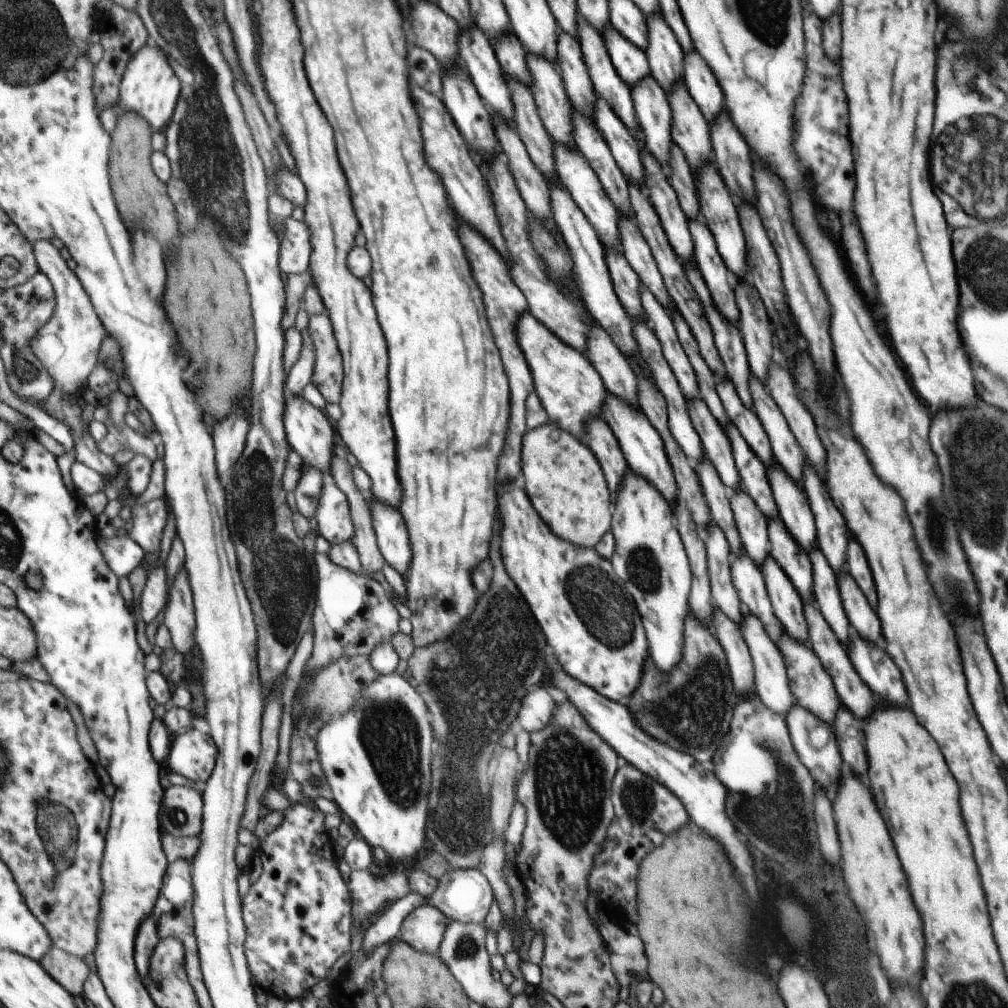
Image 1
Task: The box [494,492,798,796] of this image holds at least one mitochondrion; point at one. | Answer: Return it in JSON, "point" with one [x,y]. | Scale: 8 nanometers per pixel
{"point":[696,707]}

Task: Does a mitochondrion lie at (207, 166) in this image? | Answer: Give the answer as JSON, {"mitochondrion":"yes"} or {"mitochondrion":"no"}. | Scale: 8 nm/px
{"mitochondrion":"yes"}

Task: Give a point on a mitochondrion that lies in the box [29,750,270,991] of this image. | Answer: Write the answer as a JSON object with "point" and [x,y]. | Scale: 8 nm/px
{"point":[58,830]}

